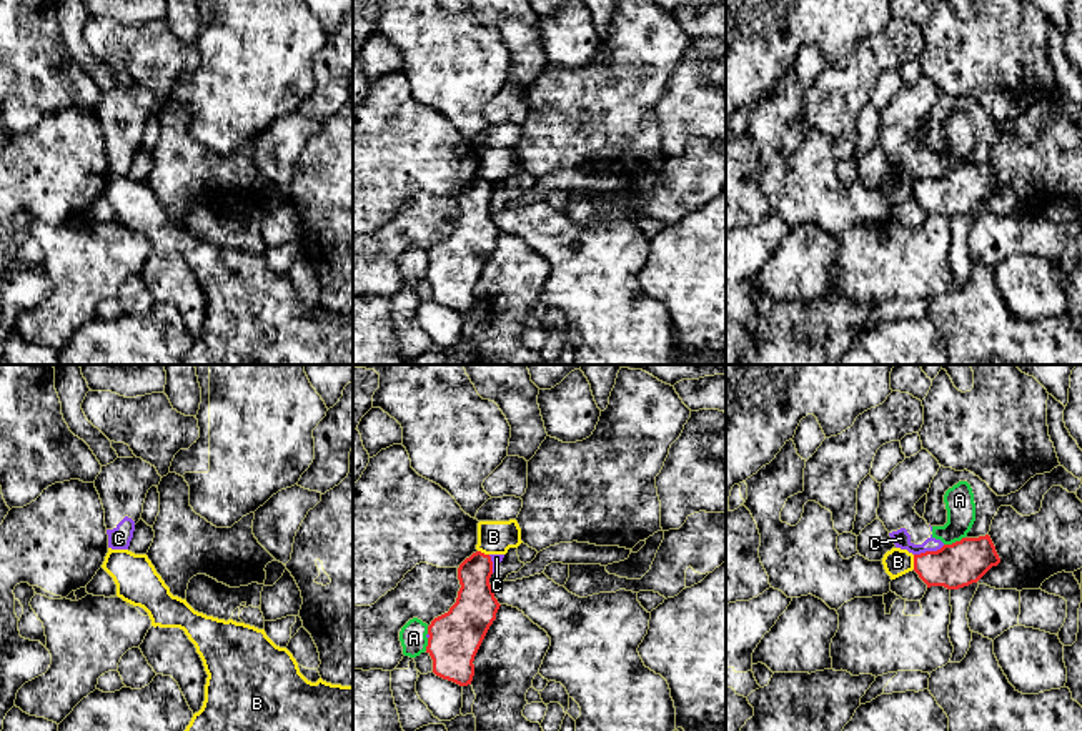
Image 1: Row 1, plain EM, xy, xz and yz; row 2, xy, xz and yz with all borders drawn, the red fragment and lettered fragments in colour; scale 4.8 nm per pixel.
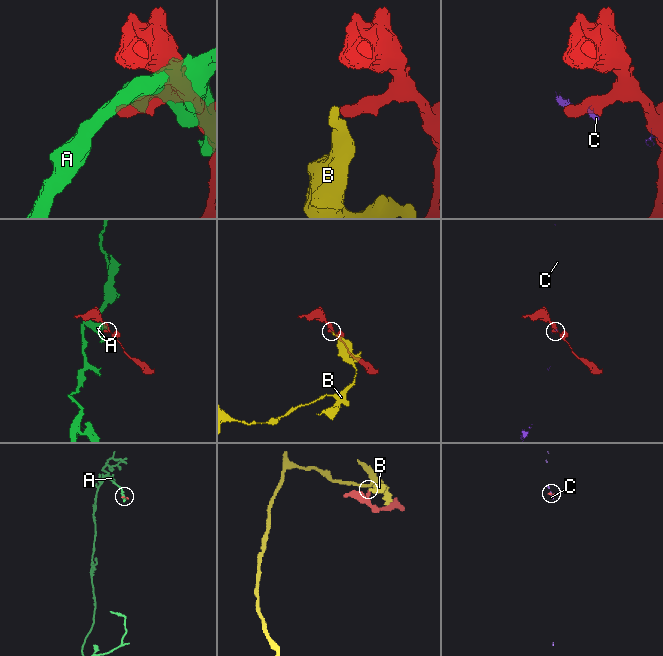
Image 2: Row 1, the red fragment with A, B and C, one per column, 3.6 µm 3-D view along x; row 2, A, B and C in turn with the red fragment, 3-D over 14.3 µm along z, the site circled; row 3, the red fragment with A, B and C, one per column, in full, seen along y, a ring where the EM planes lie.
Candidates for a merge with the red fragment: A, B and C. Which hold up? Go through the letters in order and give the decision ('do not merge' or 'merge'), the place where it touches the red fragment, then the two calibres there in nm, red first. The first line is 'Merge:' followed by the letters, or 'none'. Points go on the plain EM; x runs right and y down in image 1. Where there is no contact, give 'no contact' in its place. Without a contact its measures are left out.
Merge: none
A: do not merge; contact yz (956, 169); calibres 220 and 140 nm
B: do not merge; contact yz (914, 188); calibres 220 and 130 nm
C: do not merge; contact yz (929, 179); calibres 220 and 90 nm

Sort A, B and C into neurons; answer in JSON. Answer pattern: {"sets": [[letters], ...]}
{"sets": [["A", "C"], ["B"]]}

